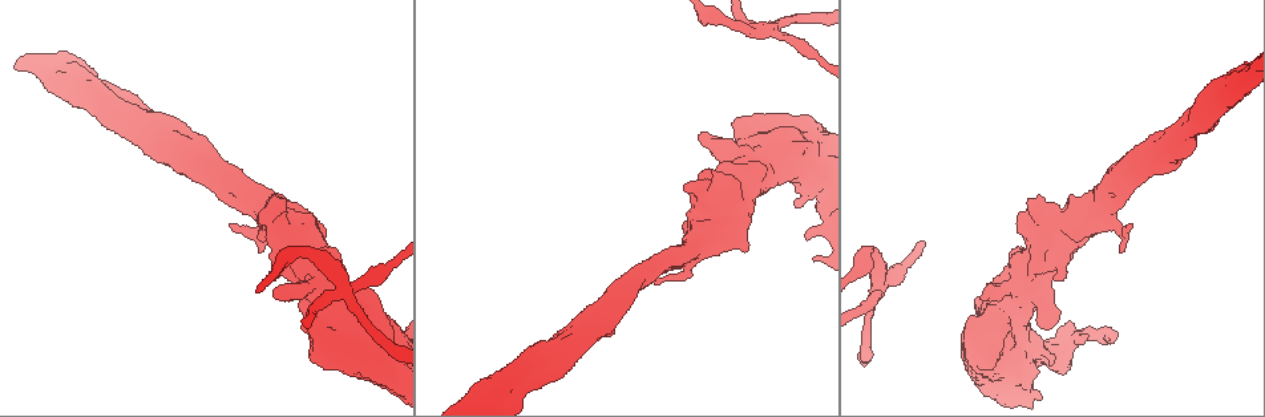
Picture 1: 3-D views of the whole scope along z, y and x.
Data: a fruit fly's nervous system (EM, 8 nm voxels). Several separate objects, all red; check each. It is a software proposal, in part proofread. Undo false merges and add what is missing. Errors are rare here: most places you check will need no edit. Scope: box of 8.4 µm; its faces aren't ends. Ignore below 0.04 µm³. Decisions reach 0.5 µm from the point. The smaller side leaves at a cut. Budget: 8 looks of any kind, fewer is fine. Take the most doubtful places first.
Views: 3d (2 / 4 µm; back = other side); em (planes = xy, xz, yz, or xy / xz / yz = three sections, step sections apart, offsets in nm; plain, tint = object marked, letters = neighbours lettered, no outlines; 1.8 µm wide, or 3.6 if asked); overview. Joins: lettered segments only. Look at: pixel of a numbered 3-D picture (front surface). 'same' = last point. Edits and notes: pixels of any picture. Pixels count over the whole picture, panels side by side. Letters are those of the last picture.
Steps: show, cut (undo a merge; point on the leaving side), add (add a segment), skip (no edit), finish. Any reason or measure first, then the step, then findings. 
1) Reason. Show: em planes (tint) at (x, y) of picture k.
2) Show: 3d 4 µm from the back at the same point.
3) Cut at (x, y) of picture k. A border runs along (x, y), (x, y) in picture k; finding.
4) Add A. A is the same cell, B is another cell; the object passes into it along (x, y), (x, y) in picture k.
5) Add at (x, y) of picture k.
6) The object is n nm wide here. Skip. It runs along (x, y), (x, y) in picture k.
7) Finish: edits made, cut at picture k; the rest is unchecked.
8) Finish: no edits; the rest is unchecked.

Thin neck. Show: 3d 4 µm at (343, 284) of picture 1.

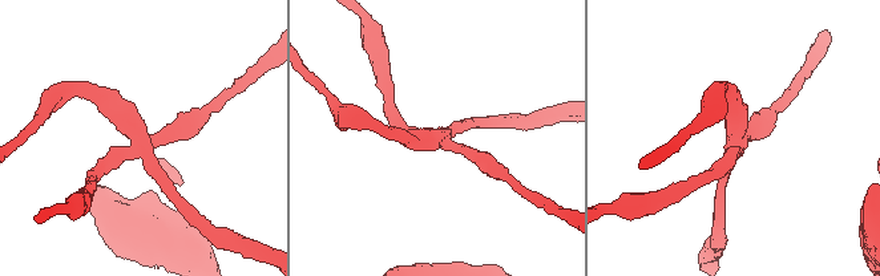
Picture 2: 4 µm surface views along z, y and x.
4 arms meet here; need the tissue. Show: em xy step 4 (tint) at (434, 140) of picture 2.

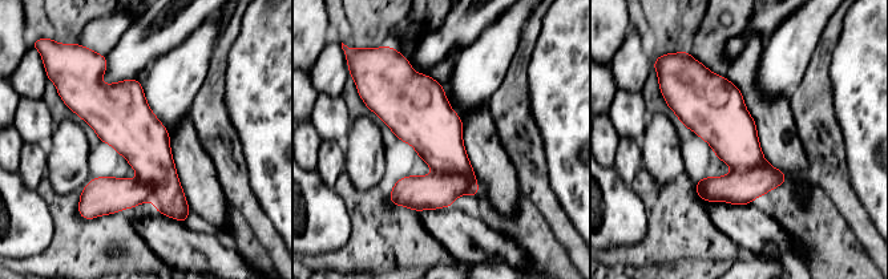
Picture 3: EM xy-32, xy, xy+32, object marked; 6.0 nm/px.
Show: em planes (letters) at the same point.

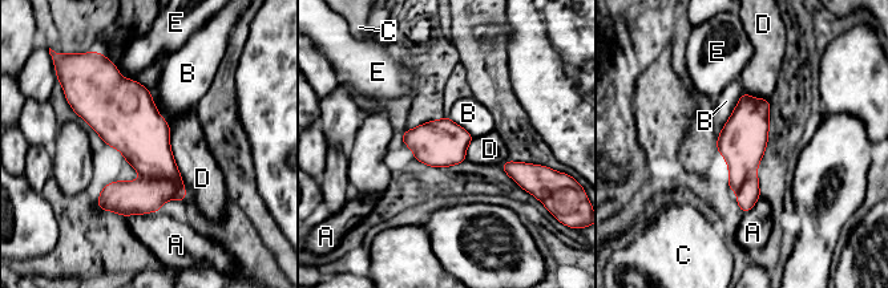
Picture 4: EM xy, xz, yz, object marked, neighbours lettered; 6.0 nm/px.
The object is 280 nm wide here. Cut at (145, 195) of picture 4. A, B, C, D and E are other cells; a border runs along (141, 177), (181, 181) in picture 4; two neurons meet here.

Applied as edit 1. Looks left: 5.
Thick turns thin. Show: em 3.6 µm yz step 4 (tint) at (996, 333) of picture 1.

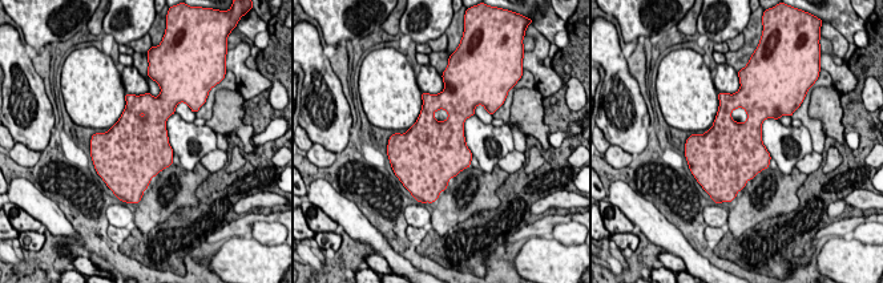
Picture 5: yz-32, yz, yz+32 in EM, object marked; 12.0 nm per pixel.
Show: em 3.6 µm planes (tint) at the same point.

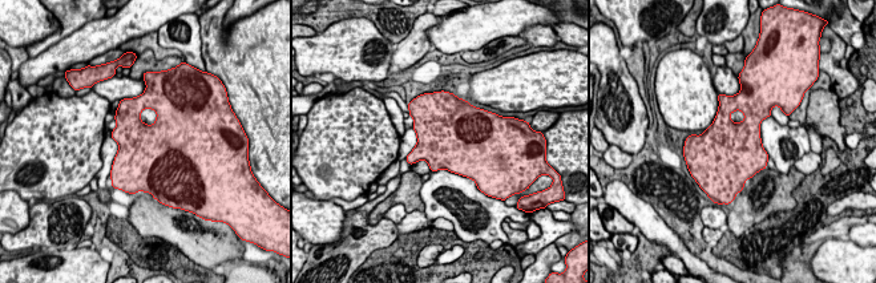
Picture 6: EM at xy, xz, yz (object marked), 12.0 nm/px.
Show: em 3.6 µm planes (letters) at the same point.

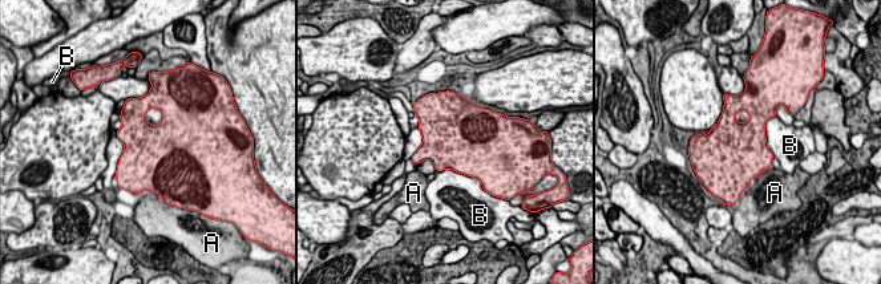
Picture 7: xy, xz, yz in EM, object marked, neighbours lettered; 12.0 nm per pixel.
Skip. A and B are other cells; a border runs along (776, 114), (766, 122), (774, 155) in picture 7; one neuron here.

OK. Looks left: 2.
Branch stops here. Show: 3d 4 µm at (230, 225) of picture 1.

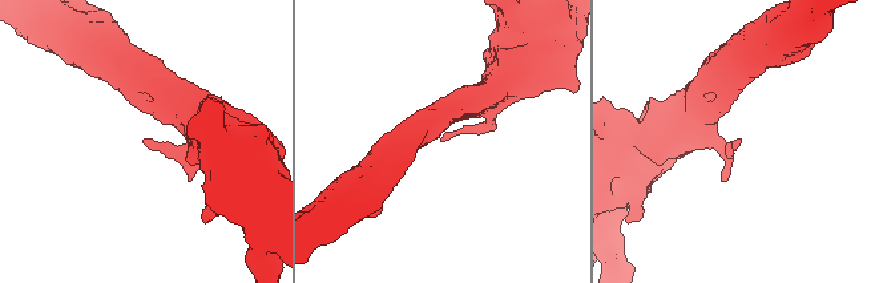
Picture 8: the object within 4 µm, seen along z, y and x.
Shape alone is not enough. Show: em planes (letters) at (144, 141) of picture 8.

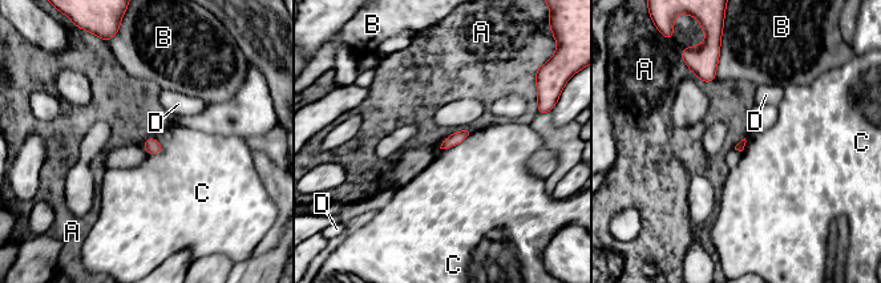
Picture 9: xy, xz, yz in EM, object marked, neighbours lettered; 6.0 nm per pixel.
Skip. A, B, C and D are other cells; a border runs along (473, 132), (460, 142), (440, 149) in picture 9; no lettered segment goes on from it.

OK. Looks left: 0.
Finish: edits made, cut at picture 4; the rest is unchecked.

